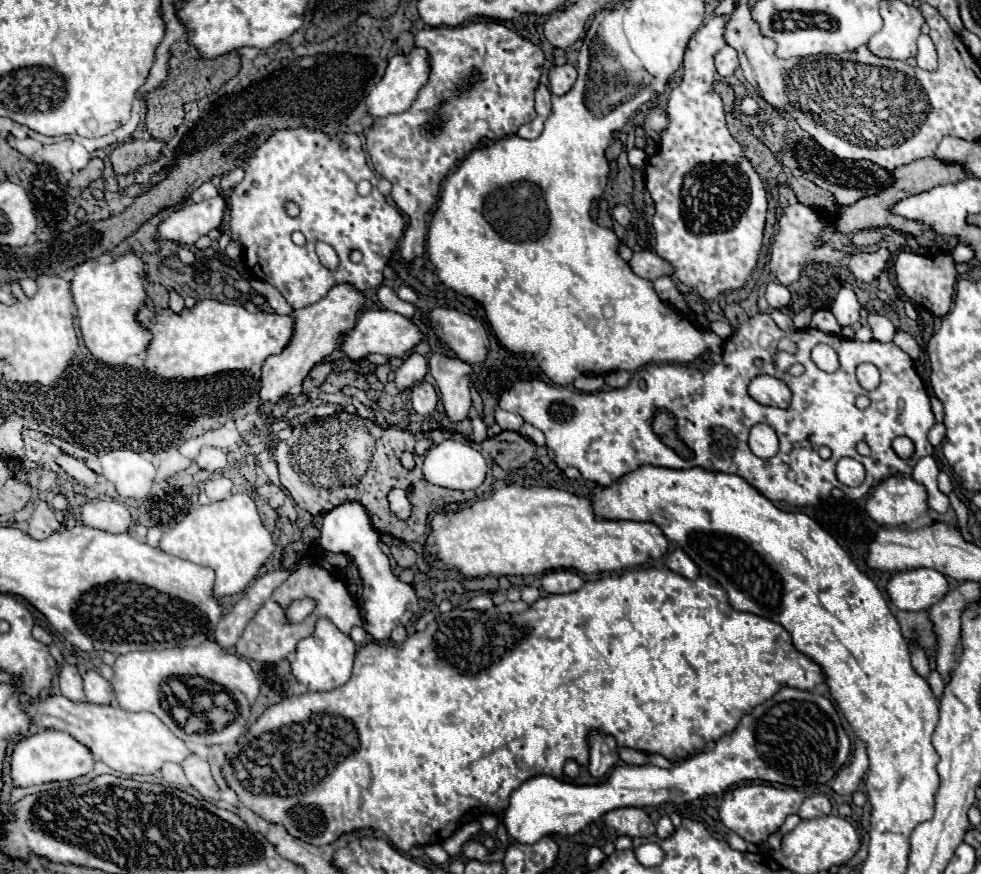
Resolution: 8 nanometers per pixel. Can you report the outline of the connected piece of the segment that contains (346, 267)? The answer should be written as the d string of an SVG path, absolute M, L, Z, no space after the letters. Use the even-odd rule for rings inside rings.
M306 129L276 131L246 161L246 177L242 183L236 185L230 201L230 229L244 247L244 257L252 275L256 279L274 285L284 295L284 299L292 309L302 309L320 301L328 293L328 289L338 283L352 283L360 291L378 289L378 285L382 285L384 281L382 275L384 267L392 251L396 249L404 227L406 227L406 219L400 215L396 207L388 205L384 195L378 191L378 179L366 165L366 157L358 135L344 135L342 141L336 141L320 131L306 131ZM362 179L372 183L372 191L368 197L360 197L356 193L356 185ZM290 201L300 207L298 217L290 217L286 213L286 203ZM294 231L304 233L306 247L298 247L292 243ZM318 241L330 243L338 253L340 265L336 271L328 271L320 263L314 251ZM350 249L360 249L364 259L360 263L352 263L348 259Z

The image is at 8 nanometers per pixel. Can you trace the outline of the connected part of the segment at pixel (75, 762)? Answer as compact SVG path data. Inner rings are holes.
M42 731L38 735L30 735L22 739L12 753L12 779L20 787L30 787L30 785L44 785L44 783L54 783L54 781L72 781L76 777L82 777L94 769L96 757L92 751L76 741L70 733L64 731Z

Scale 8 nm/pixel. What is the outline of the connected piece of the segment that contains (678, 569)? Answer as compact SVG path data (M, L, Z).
M676 549L672 551L668 557L666 557L666 567L686 579L696 579L698 577L698 569L696 565L692 563L692 559L682 551L682 549Z

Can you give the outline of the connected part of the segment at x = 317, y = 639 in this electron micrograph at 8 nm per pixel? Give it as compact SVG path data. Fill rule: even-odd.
M320 619L316 623L316 631L312 637L306 637L298 643L296 659L292 661L292 675L308 687L308 691L330 691L344 685L352 675L352 663L356 657L354 641L340 633L328 619Z

